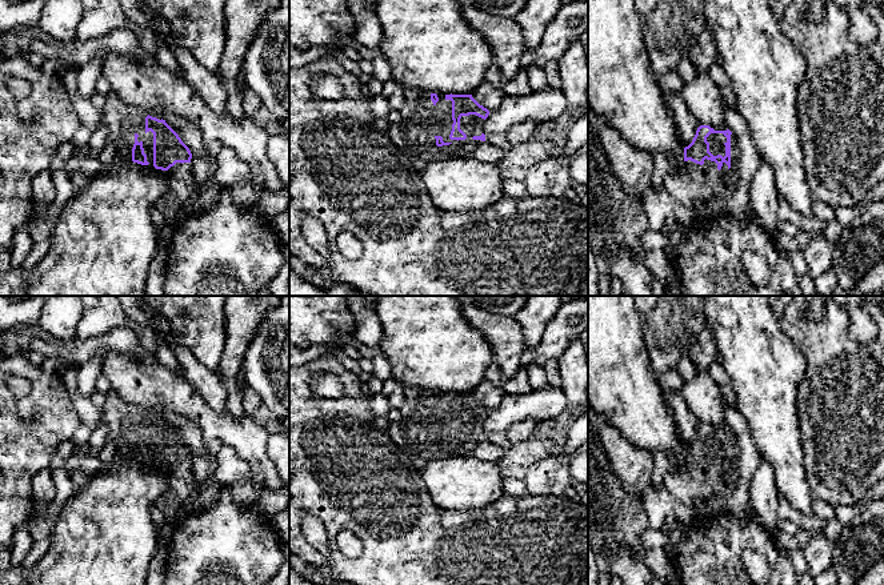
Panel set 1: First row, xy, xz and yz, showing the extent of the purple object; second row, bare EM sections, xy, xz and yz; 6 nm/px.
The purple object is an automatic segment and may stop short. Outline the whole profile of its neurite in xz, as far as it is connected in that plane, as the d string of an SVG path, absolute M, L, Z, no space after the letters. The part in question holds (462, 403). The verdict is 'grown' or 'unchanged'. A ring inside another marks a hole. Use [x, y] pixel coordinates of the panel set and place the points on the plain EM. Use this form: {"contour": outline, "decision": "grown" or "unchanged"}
{"contour": "M423 392L416 398L407 400L400 410L399 424L405 450L425 461L468 454L481 440L485 440L483 421L489 409L472 393Z", "decision": "grown"}

